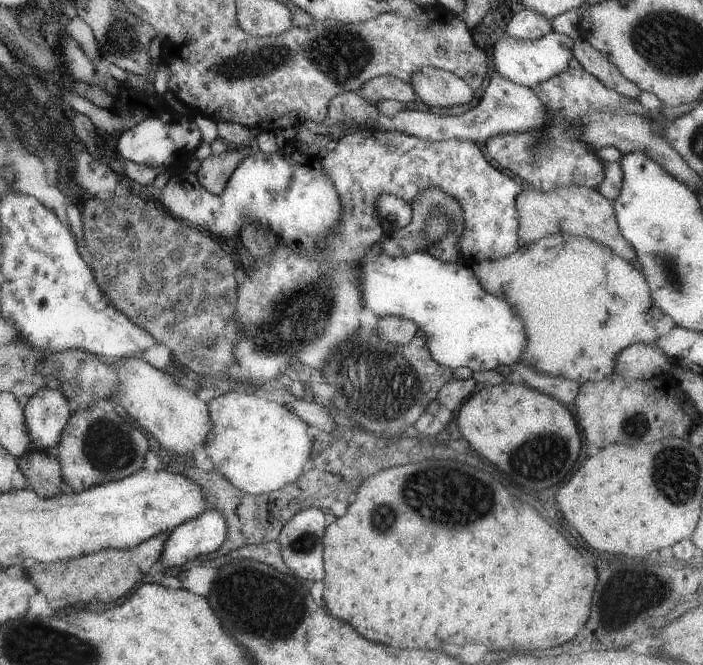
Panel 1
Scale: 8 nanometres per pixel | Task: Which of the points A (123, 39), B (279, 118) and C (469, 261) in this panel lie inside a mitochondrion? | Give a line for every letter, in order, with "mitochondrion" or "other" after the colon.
A: mitochondrion
B: other
C: other

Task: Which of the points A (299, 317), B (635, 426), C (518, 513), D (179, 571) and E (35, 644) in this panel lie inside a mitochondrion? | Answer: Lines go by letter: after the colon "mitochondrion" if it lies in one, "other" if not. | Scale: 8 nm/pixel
A: mitochondrion
B: mitochondrion
C: other
D: other
E: mitochondrion

